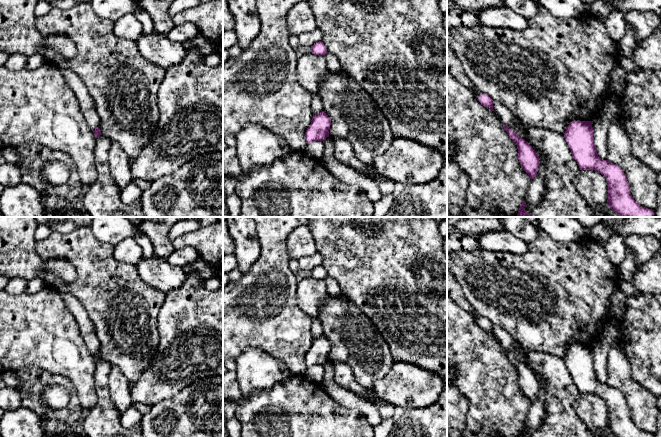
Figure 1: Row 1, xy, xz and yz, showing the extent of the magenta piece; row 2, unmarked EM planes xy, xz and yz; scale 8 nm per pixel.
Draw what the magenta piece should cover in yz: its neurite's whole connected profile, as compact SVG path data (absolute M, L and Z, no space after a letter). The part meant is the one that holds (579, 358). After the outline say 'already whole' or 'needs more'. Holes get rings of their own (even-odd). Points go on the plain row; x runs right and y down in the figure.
M572 345L566 352L564 361L572 376L572 380L577 386L580 394L595 394L606 401L608 406L608 424L607 429L615 437L654 437L654 434L640 430L632 421L629 415L629 407L622 393L598 380L593 362L593 345Z; already whole

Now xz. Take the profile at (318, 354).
M324 335L313 339L311 348L305 356L306 366L324 365L329 361L330 349L331 343Z; already whole

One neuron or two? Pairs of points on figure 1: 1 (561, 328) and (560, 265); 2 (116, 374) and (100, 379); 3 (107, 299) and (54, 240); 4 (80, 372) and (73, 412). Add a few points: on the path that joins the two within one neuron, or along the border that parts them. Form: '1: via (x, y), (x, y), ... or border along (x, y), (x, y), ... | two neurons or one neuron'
1: via (561, 312), (560, 281) | one neuron
2: border along (112, 365), (108, 376), (110, 398) | two neurons
3: via (102, 283), (70, 251) | one neuron
4: border along (61, 375), (70, 381), (83, 408) | two neurons

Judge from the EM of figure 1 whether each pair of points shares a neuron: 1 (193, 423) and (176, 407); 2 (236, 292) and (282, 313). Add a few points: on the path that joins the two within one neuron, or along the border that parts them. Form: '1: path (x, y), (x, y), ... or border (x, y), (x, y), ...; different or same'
1: path (189, 420), (180, 411); same
2: path (247, 303), (257, 313), (271, 313); same

